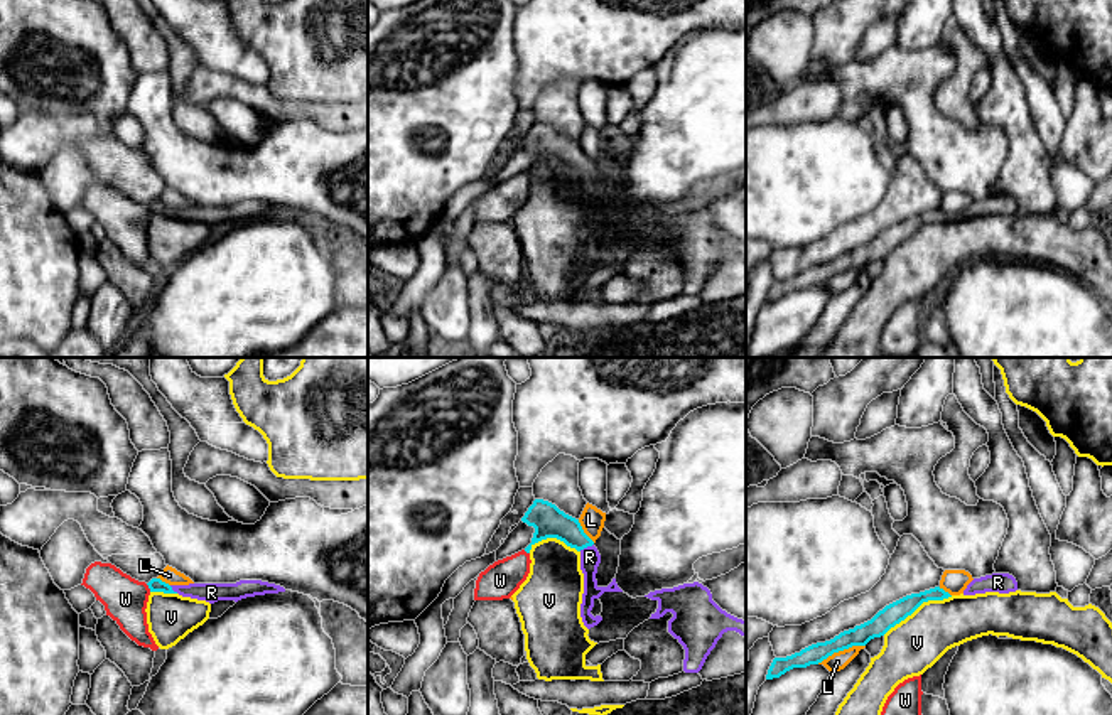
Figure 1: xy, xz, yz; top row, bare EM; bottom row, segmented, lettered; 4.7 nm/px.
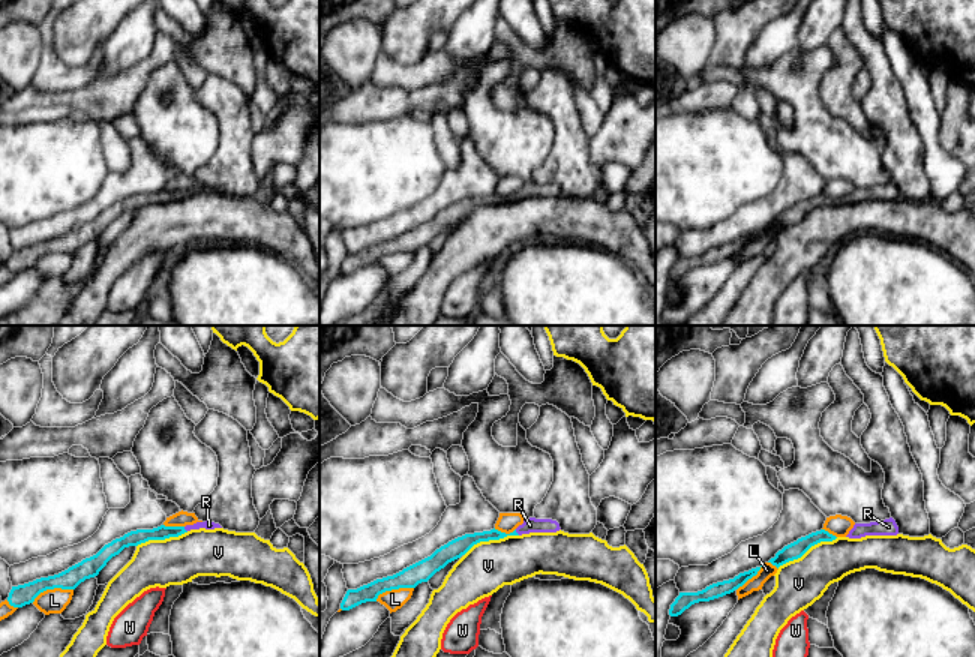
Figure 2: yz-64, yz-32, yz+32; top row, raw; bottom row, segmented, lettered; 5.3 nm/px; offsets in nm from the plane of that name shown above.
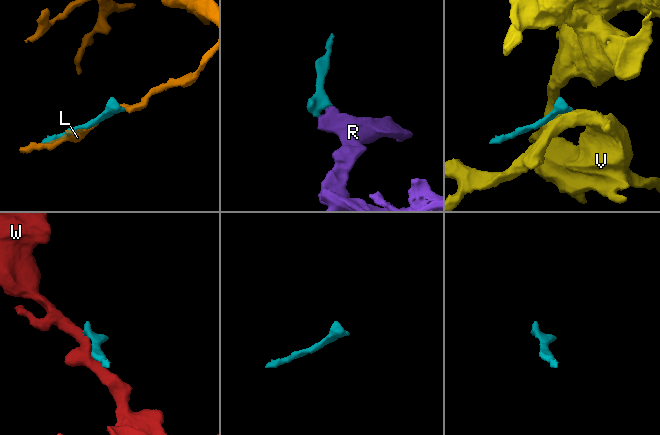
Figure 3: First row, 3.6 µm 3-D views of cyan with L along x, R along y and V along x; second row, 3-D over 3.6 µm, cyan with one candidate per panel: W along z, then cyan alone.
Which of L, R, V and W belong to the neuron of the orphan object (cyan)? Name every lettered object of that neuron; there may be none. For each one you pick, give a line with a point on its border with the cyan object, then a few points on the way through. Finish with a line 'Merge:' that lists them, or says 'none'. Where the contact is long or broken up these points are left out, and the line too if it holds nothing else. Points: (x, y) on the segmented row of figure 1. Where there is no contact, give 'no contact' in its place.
R: contact xz (586, 547)
Merge: R

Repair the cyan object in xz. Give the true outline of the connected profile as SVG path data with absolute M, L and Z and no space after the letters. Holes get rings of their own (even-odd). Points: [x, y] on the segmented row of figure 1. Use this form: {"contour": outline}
{"contour": "M535 499L528 508L523 523L535 528L532 543L525 548L530 553L532 546L547 538L557 538L567 546L575 548L580 553L580 570L584 573L584 594L580 604L580 617L587 629L597 626L602 617L592 616L594 600L604 592L623 592L616 578L607 587L599 587L596 580L597 567L601 563L601 555L594 546L594 541L584 533L579 519L565 514L555 504Z"}

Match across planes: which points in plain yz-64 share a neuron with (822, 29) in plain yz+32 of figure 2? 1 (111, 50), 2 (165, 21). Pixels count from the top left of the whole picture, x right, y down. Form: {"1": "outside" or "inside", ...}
{"1": "inside", "2": "outside"}

